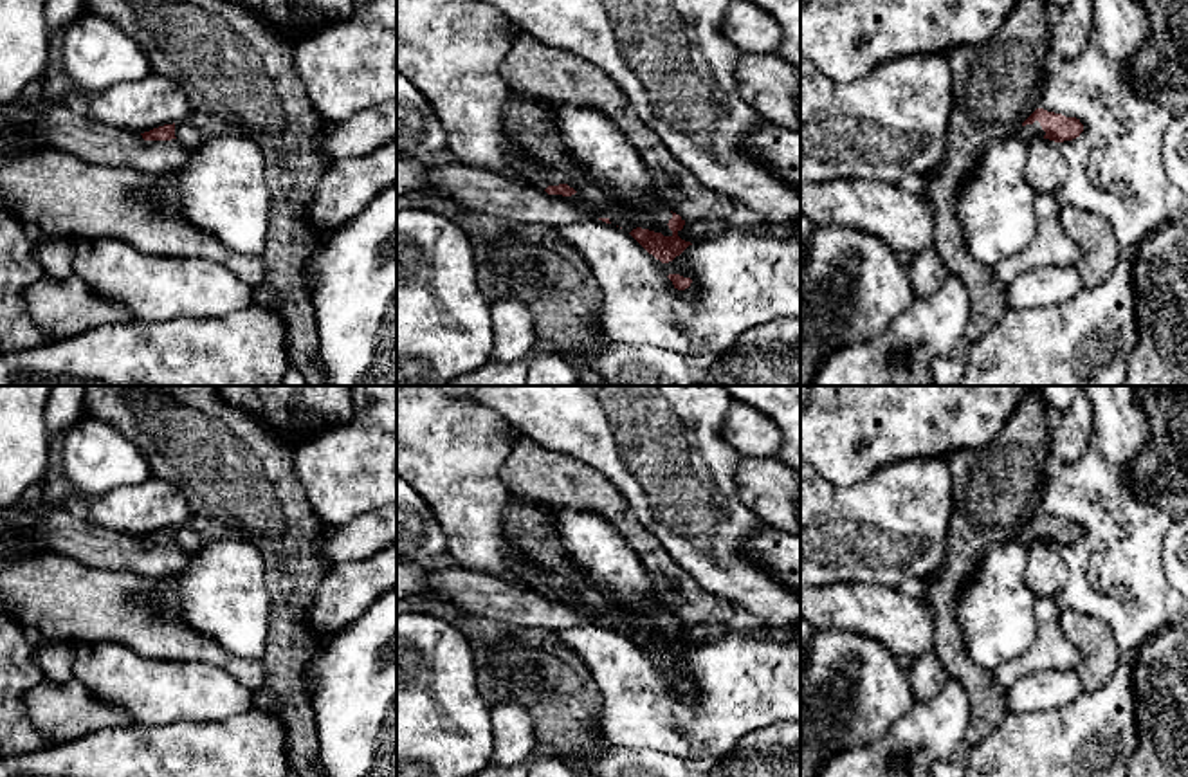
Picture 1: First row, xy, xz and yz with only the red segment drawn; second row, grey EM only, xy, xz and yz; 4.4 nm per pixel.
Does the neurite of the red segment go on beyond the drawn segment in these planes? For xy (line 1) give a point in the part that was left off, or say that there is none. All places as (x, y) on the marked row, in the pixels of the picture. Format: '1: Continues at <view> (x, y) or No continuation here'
1: Continues at xy (195, 128)

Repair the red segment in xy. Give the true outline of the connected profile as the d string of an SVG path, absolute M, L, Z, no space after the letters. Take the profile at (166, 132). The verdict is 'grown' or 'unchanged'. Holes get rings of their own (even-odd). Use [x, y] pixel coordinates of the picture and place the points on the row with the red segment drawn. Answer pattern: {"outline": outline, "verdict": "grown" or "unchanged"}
{"outline": "M189 112L184 119L173 124L164 124L141 133L144 141L171 141L178 139L189 148L200 146L216 137L236 135L240 130L209 114Z", "verdict": "grown"}

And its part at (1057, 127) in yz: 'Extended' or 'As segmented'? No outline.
Extended

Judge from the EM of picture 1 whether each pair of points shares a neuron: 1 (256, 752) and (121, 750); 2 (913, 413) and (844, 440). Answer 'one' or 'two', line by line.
1: one
2: one

